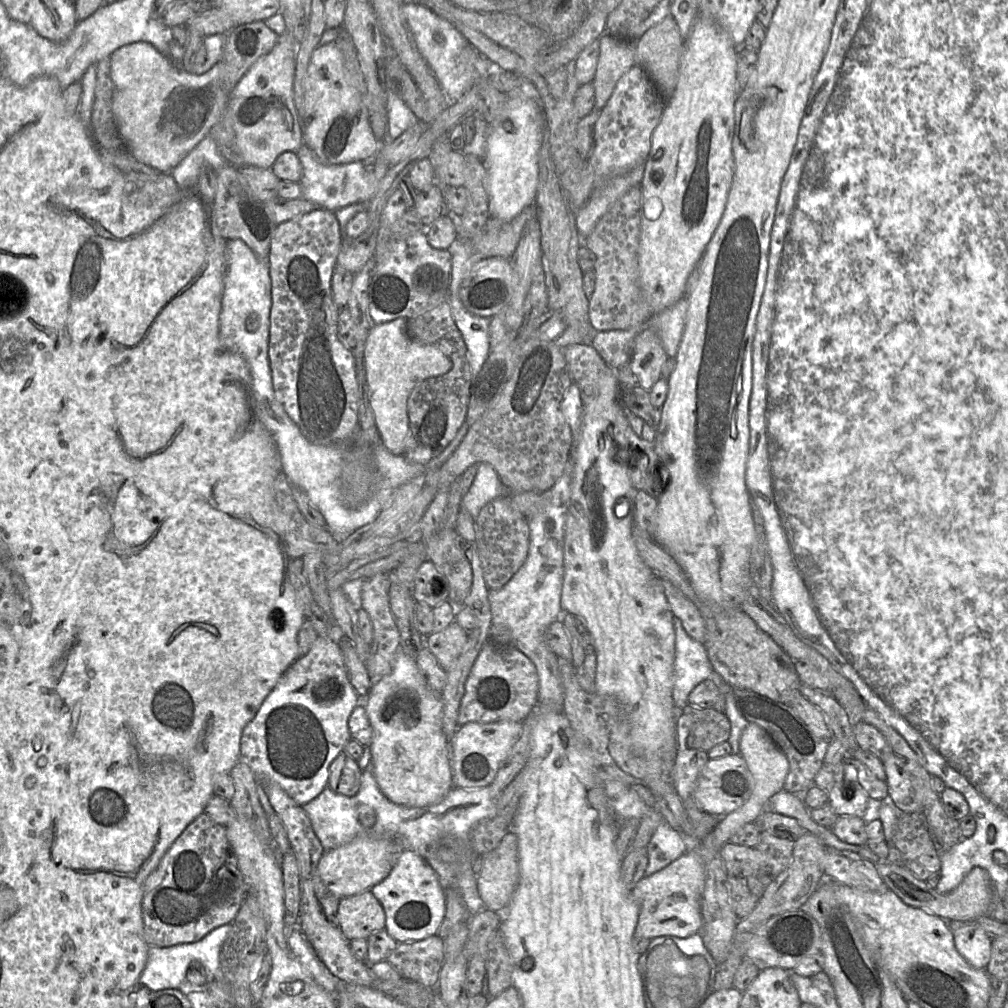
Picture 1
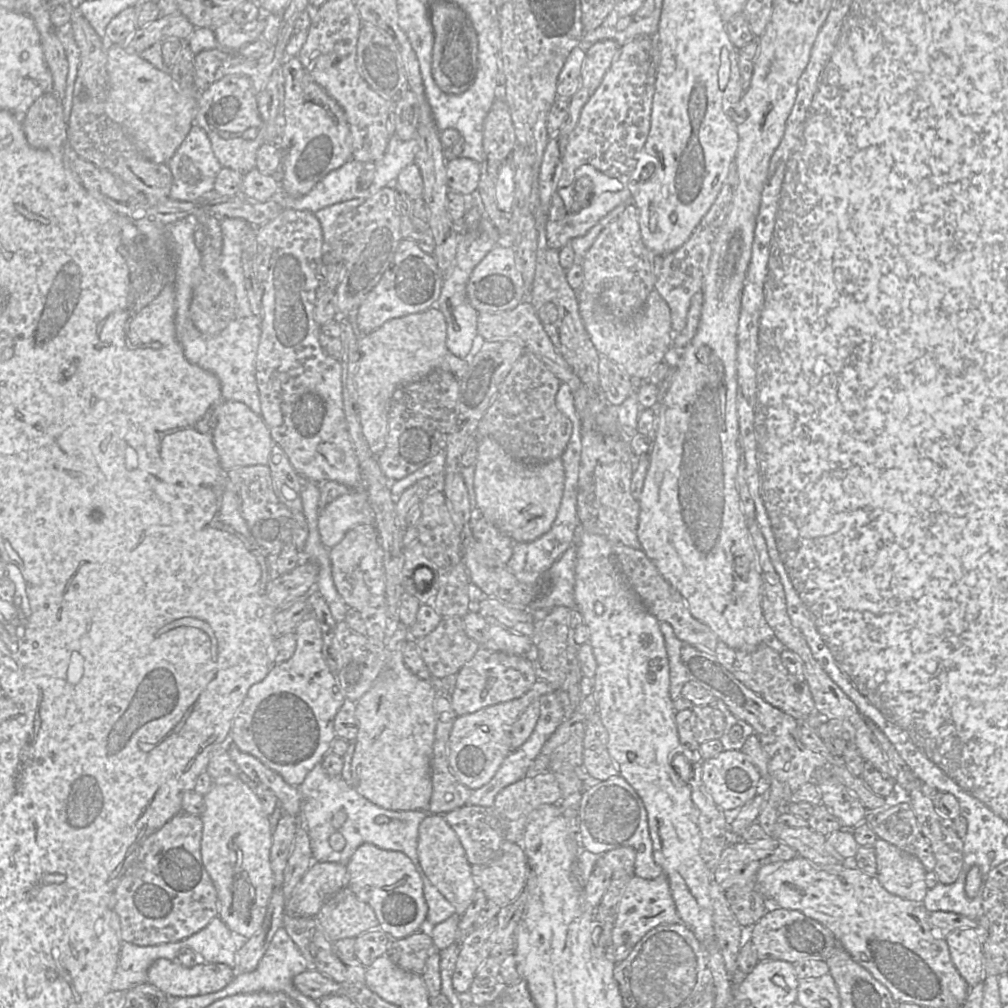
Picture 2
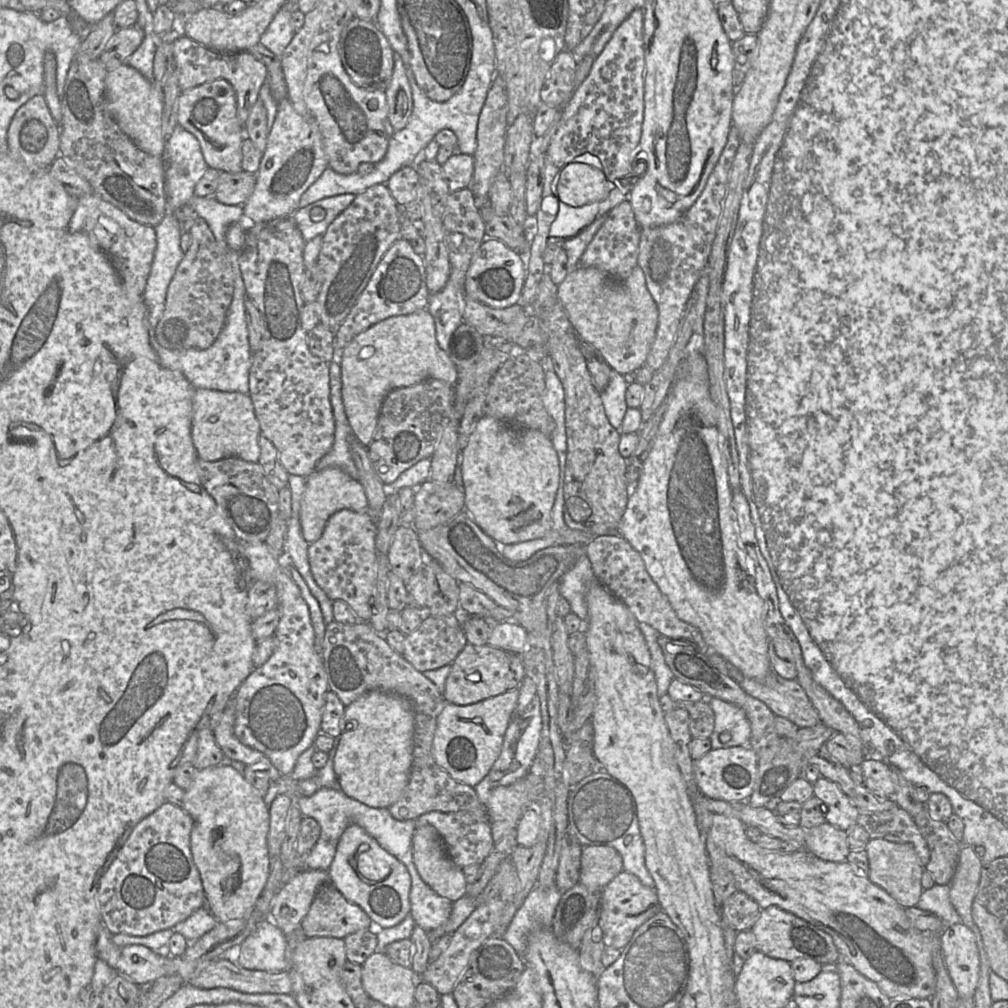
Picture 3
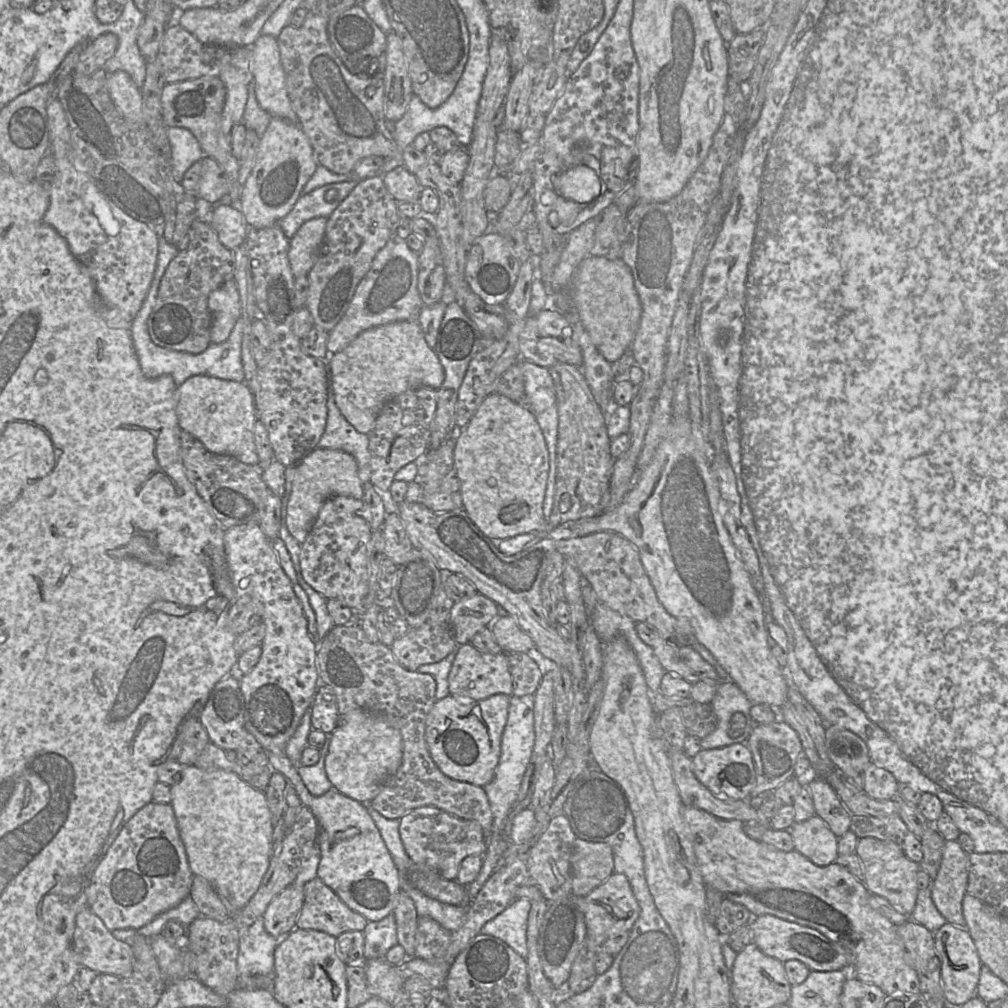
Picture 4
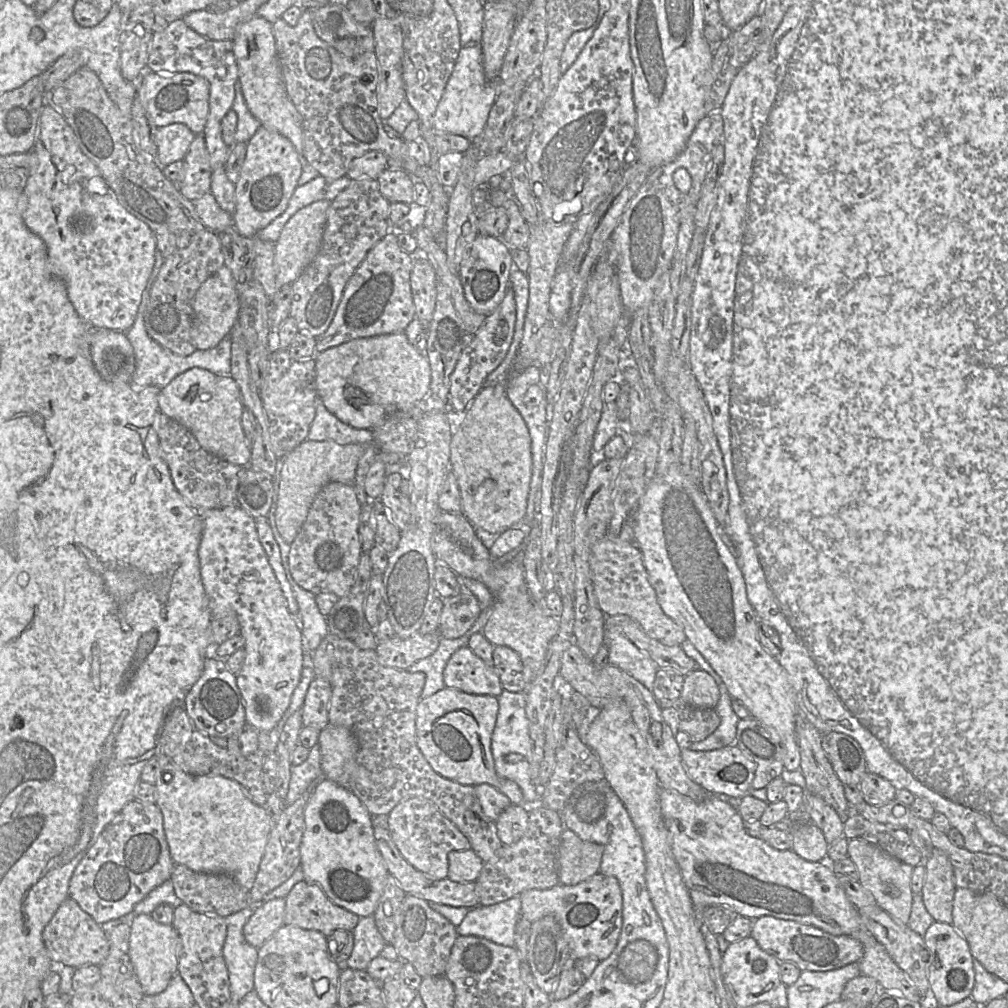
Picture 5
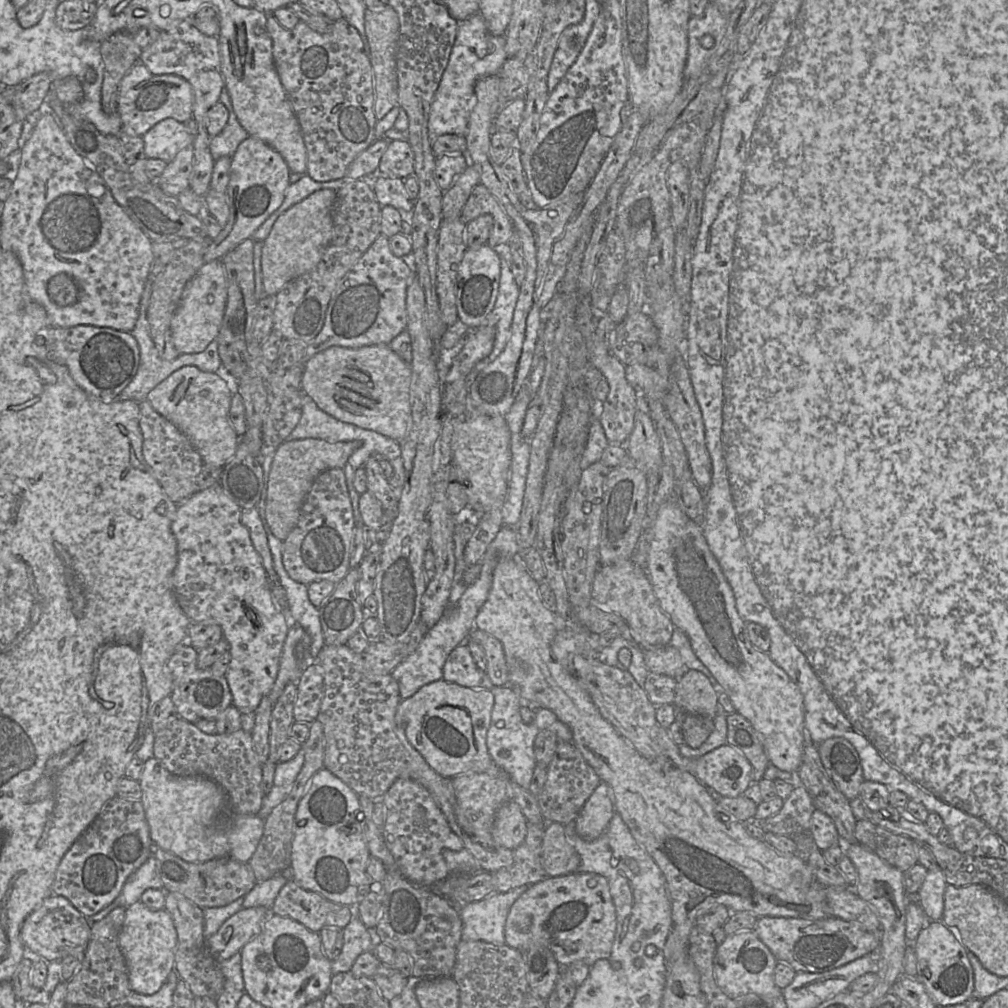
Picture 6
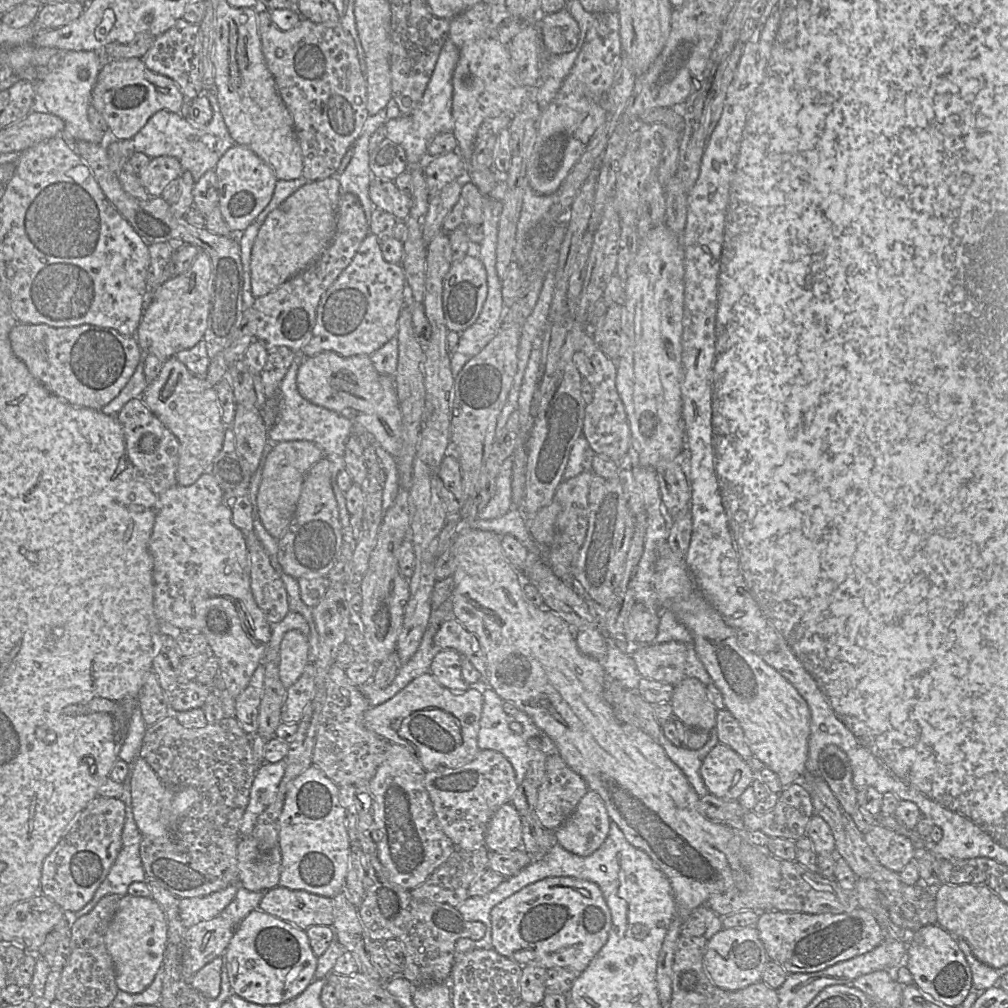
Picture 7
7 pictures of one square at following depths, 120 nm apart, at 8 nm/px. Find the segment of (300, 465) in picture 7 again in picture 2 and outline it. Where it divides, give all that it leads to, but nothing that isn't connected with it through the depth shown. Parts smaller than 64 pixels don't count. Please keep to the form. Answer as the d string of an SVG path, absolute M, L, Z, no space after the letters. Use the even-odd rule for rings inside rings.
M353 490L320 508L317 525L322 544L331 548L354 527L373 523L374 515L366 492Z

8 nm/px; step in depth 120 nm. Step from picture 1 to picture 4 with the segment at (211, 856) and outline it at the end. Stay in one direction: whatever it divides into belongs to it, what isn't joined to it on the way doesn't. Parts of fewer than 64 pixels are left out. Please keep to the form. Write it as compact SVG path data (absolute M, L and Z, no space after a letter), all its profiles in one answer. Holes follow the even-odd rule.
M152 801L138 810L124 824L95 868L85 890L87 907L103 921L111 932L125 928L138 930L188 897L193 876L172 806L169 803Z

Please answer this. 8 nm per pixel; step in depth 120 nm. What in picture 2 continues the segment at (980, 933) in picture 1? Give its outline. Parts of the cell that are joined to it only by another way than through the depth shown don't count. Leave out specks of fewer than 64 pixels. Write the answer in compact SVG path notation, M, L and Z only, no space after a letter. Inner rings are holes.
M973 928L956 929L945 936L951 960L971 988L984 979L984 940Z

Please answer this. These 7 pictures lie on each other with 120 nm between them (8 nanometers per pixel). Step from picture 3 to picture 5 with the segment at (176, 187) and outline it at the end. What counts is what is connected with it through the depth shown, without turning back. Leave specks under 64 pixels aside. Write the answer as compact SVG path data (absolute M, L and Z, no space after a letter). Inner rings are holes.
M182 123L155 128L156 161L162 167L176 161L183 161L194 137L195 134Z

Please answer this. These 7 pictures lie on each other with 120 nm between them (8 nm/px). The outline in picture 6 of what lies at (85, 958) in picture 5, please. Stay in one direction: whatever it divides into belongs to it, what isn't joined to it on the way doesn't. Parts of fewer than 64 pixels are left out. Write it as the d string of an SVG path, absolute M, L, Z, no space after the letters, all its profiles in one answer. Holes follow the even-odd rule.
M50 895L24 920L20 937L26 949L47 962L83 953L91 934L91 923L65 897Z

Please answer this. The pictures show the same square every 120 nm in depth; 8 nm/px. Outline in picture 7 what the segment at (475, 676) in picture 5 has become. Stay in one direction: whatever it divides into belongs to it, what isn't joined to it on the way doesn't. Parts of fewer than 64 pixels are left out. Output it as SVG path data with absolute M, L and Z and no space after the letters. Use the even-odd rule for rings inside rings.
M442 649L434 657L430 671L442 686L450 690L467 690L471 685L461 674L462 656L453 649Z

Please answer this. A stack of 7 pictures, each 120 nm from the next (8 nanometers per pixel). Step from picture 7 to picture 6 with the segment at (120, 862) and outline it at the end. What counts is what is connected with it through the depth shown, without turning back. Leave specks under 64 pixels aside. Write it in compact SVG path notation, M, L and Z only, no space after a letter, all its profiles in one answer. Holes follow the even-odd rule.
M153 853L127 878L120 894L110 904L112 910L116 907L128 908L133 903L140 901L143 892L150 888L164 890L163 883L157 874Z

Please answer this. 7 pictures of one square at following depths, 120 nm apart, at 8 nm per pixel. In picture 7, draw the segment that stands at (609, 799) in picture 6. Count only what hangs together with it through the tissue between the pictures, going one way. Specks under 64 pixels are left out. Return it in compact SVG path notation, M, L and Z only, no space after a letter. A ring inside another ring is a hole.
M589 790L554 834L557 844L565 850L586 857L603 844L610 823L611 819L601 797Z

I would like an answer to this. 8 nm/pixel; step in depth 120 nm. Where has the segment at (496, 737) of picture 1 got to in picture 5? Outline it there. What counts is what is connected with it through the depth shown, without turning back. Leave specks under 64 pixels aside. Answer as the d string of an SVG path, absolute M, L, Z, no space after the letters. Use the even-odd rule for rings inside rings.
M445 686L433 695L421 698L417 705L417 745L433 770L441 776L464 785L490 784L504 793L511 804L527 806L517 783L496 772L491 739L498 711L498 697L469 694Z

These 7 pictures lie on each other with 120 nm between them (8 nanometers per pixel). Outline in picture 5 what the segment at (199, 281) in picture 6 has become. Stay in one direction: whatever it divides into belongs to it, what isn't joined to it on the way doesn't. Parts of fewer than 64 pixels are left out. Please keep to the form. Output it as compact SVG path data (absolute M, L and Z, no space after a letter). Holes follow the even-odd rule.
M226 265L219 268L197 290L193 300L190 335L197 350L214 348L230 333L239 312L236 281Z

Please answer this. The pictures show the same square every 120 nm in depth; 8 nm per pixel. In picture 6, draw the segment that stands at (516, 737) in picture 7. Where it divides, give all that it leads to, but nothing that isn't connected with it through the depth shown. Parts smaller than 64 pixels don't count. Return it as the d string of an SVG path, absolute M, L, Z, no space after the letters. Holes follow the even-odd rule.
M510 685L494 686L491 692L494 696L494 705L486 736L489 755L497 766L510 775L512 780L520 787L528 790L534 770L537 767L534 754L534 740L537 734L542 730L550 730L556 734L560 742L572 742L572 732L552 711L545 708L533 710L535 714L533 722L530 724L524 723L520 714L523 700ZM502 750L509 751L509 756L501 757L500 752Z

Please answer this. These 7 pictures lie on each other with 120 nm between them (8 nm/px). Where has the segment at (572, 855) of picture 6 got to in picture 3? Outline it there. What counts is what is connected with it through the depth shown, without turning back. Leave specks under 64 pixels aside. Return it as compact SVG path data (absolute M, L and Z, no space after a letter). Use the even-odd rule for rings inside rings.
M582 847L579 883L591 889L602 889L622 871L622 856L613 847Z

